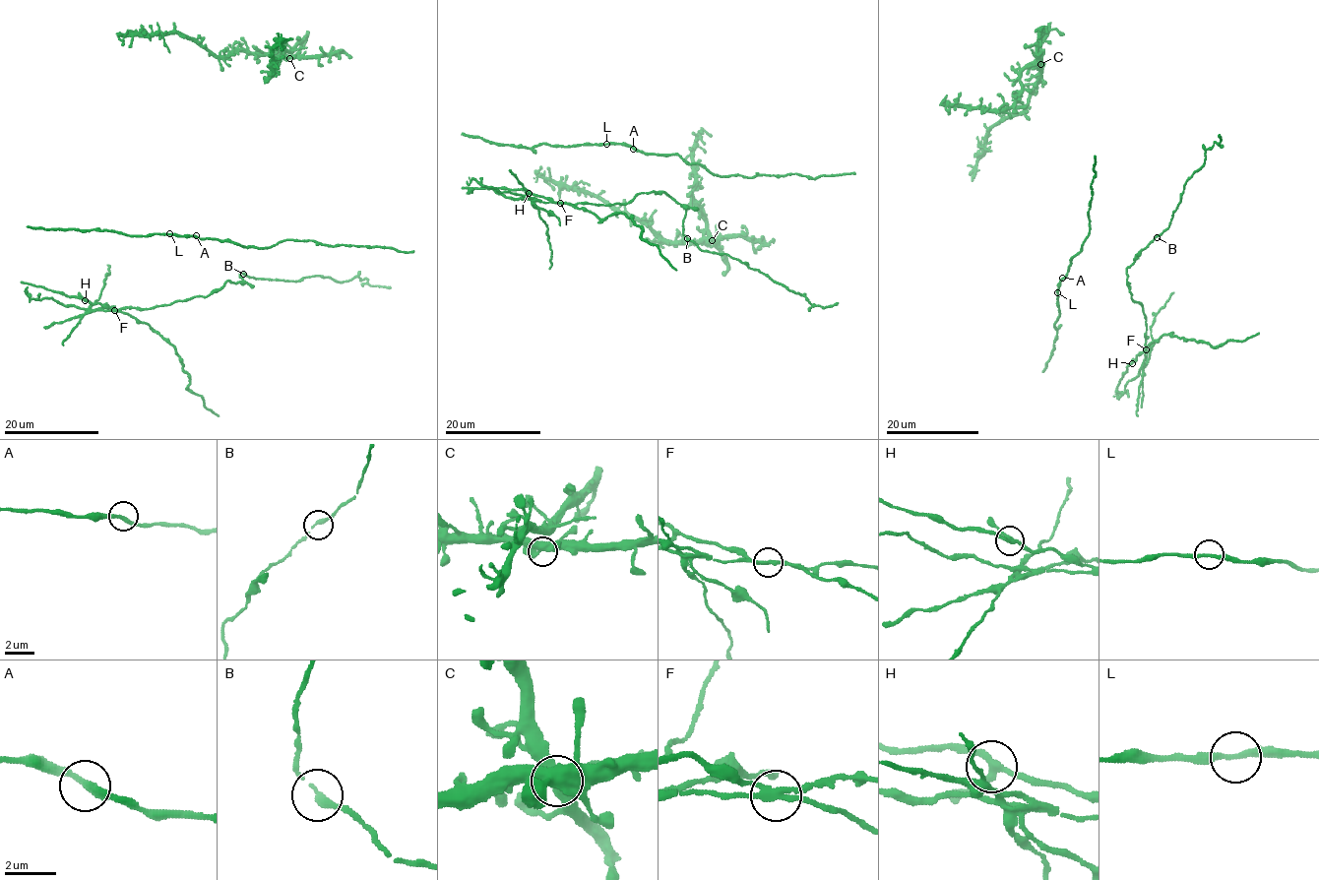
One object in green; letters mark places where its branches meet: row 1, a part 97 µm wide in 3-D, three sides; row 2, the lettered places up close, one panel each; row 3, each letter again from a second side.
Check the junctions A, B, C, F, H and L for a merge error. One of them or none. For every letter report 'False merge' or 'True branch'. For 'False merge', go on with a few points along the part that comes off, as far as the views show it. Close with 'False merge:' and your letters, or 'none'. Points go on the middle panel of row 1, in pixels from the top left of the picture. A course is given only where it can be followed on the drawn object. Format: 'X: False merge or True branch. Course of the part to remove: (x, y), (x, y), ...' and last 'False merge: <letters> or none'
A: True branch
B: True branch
C: True branch
F: False merge. Course of the part to remove: (560, 203), (591, 211), (601, 219), (624, 214), (643, 229), (641, 236), (658, 246), (660, 255), (676, 269)
H: True branch
L: True branch
False merge: F

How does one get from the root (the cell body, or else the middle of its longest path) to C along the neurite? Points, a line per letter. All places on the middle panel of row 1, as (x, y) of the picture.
C: (688, 206), (692, 196), (712, 240)

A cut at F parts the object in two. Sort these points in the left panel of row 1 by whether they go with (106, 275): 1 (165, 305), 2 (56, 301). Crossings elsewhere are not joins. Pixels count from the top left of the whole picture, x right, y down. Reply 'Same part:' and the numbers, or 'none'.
Same part: 2

